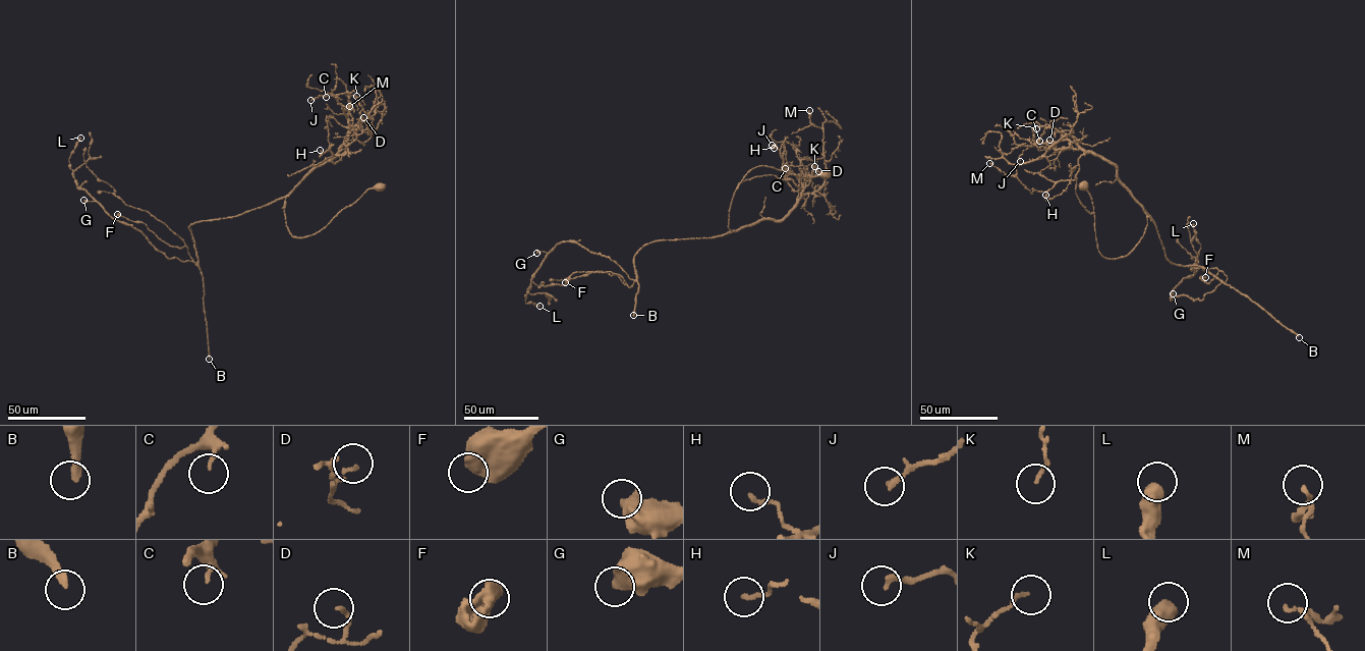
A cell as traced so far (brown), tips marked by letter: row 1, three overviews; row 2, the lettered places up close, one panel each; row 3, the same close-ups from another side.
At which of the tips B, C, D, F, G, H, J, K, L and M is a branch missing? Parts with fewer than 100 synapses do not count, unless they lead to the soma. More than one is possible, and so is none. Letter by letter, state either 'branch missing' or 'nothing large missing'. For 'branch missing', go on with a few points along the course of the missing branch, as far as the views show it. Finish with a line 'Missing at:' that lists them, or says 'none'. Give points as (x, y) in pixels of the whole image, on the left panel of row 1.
B: branch missing
C: nothing large missing
D: nothing large missing
F: nothing large missing
G: nothing large missing
H: nothing large missing
J: nothing large missing
K: nothing large missing
L: nothing large missing
M: nothing large missing
Missing at: B

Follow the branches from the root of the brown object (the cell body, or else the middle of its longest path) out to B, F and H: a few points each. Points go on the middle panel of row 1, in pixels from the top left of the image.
B: (823, 173), (807, 177), (756, 166), (734, 194), (732, 231), (645, 243), (633, 258), (639, 287), (633, 315)
F: (823, 173), (756, 166), (734, 194), (732, 231), (645, 243), (630, 287), (608, 271), (565, 282)
H: (823, 173), (751, 169), (734, 194), (730, 231), (779, 220), (797, 203), (799, 186), (785, 177), (774, 148)

